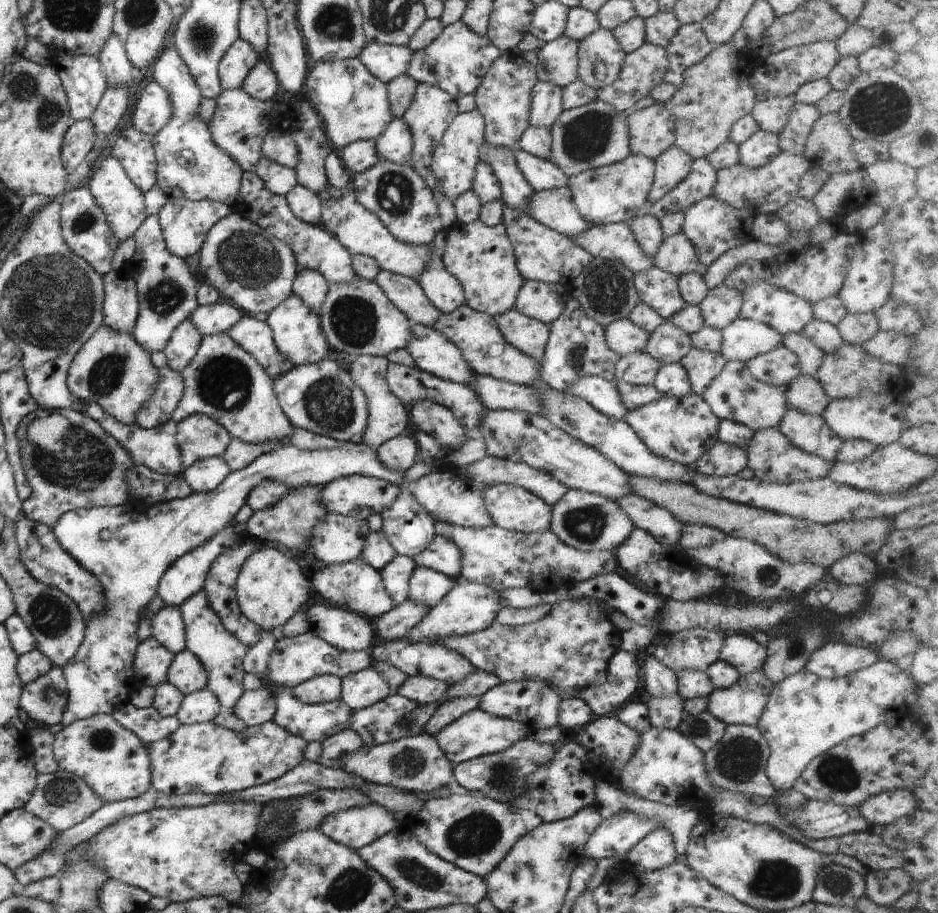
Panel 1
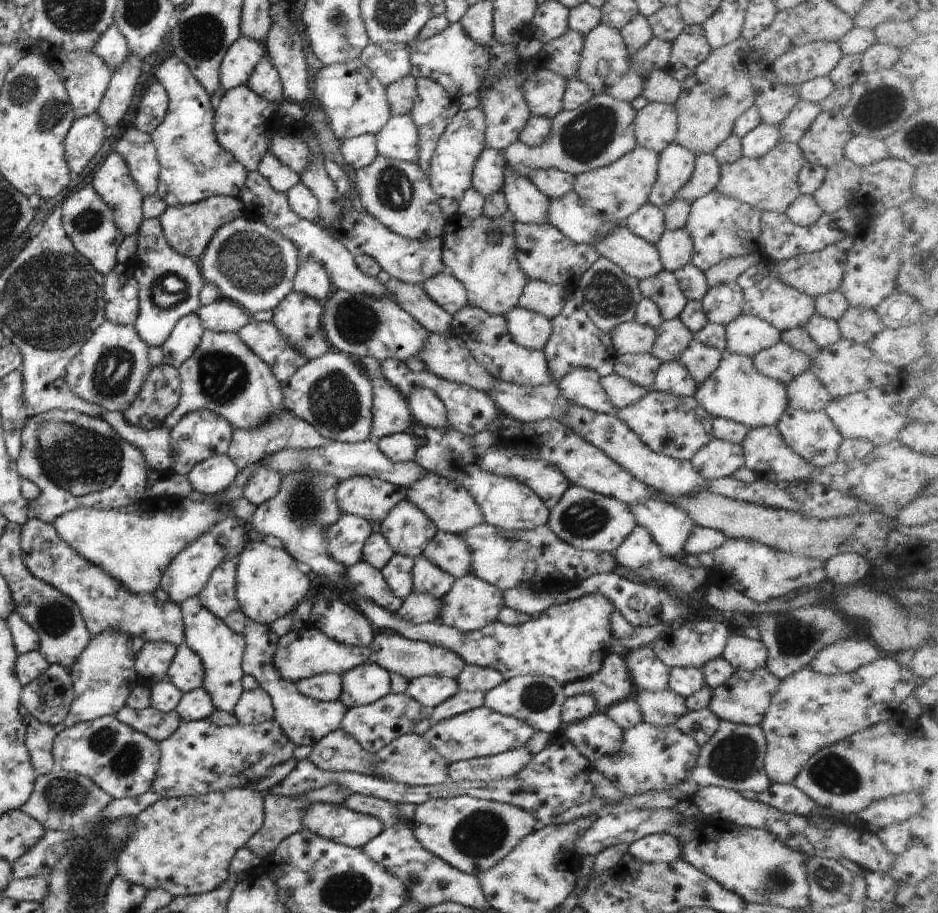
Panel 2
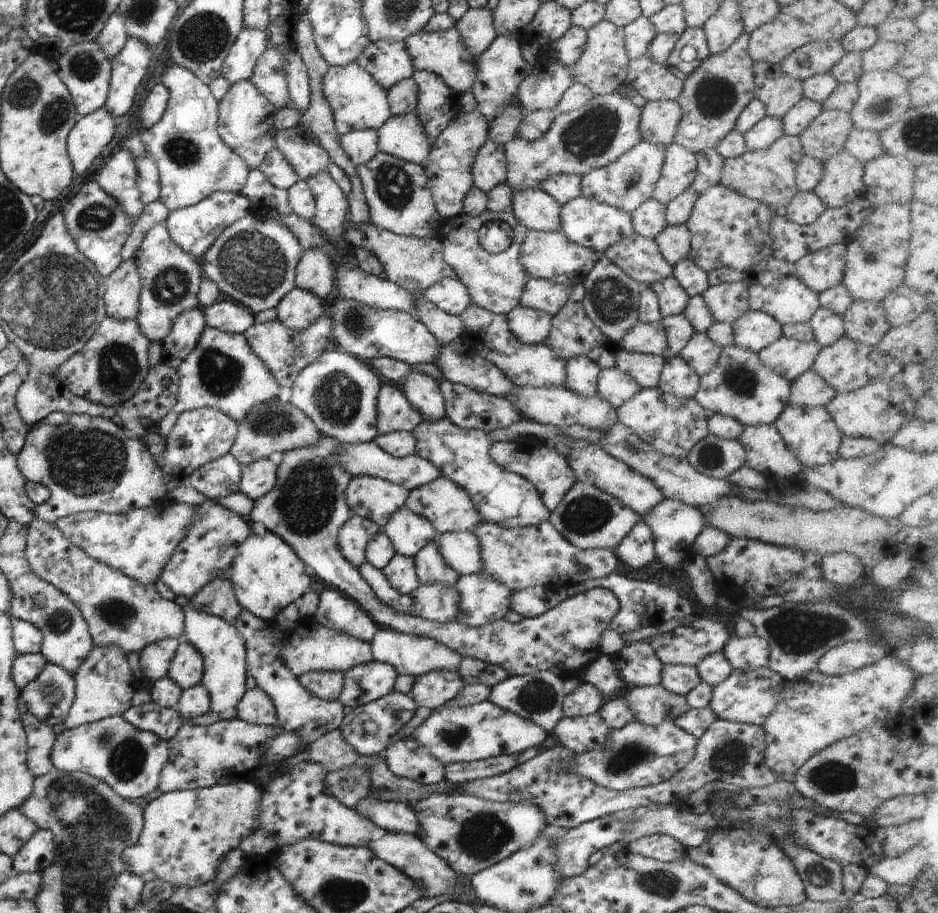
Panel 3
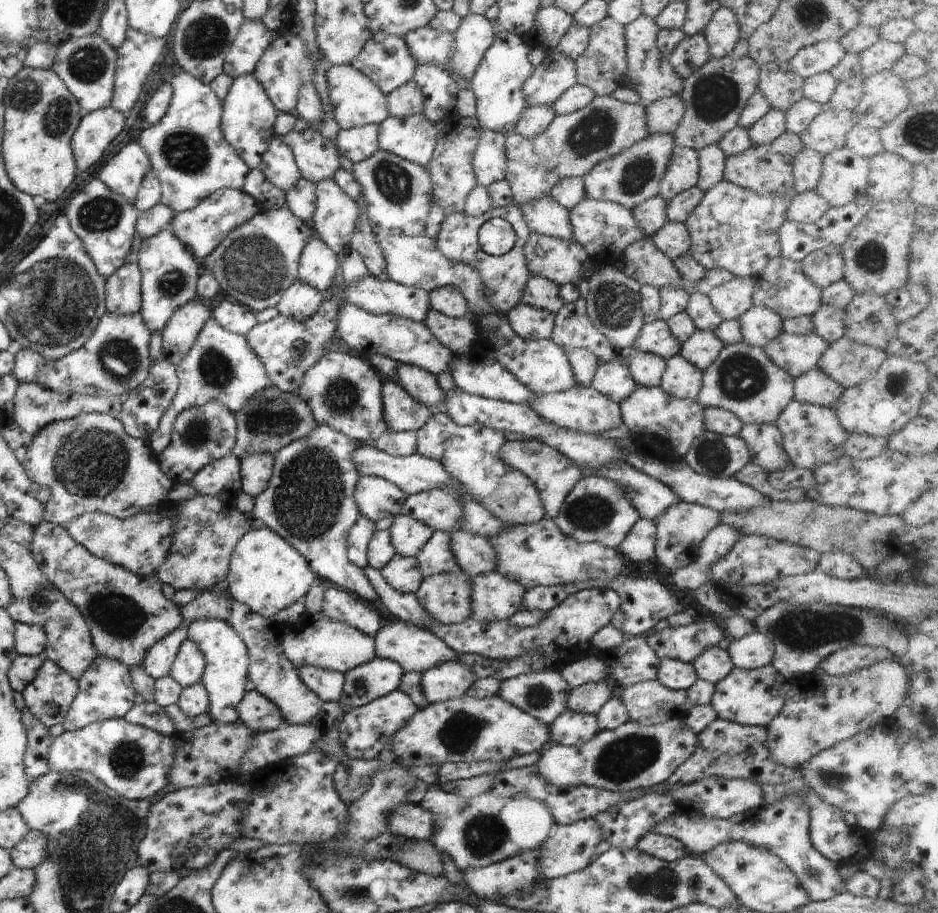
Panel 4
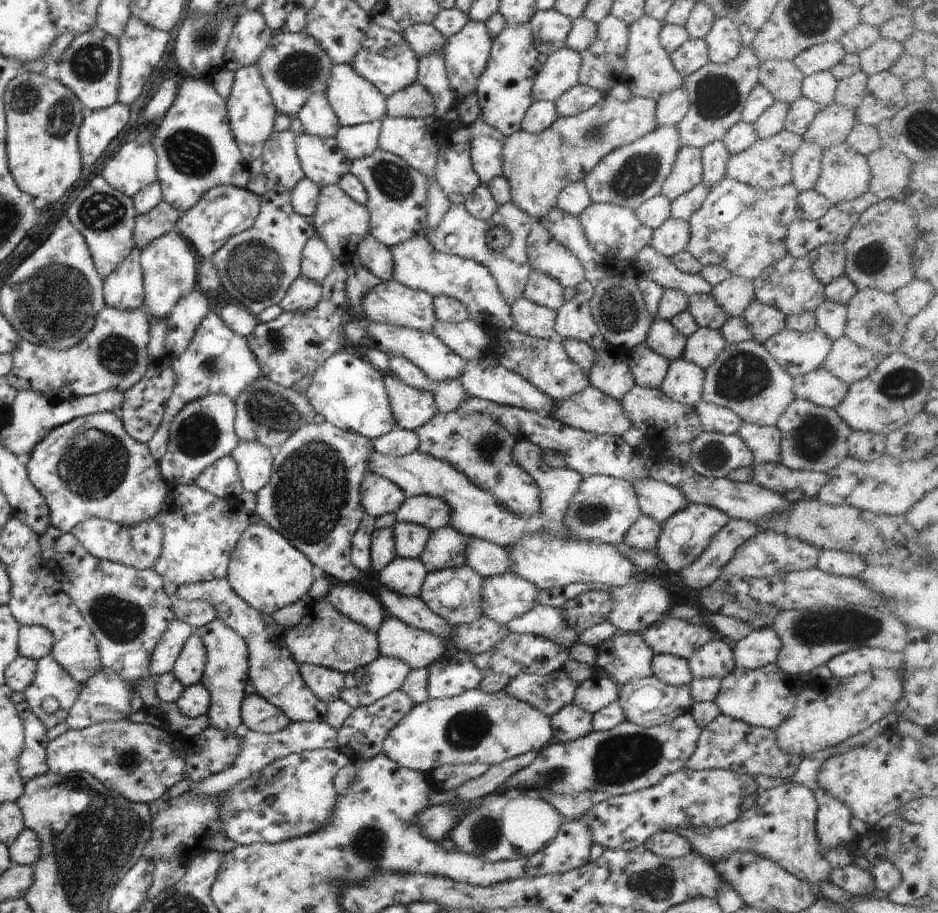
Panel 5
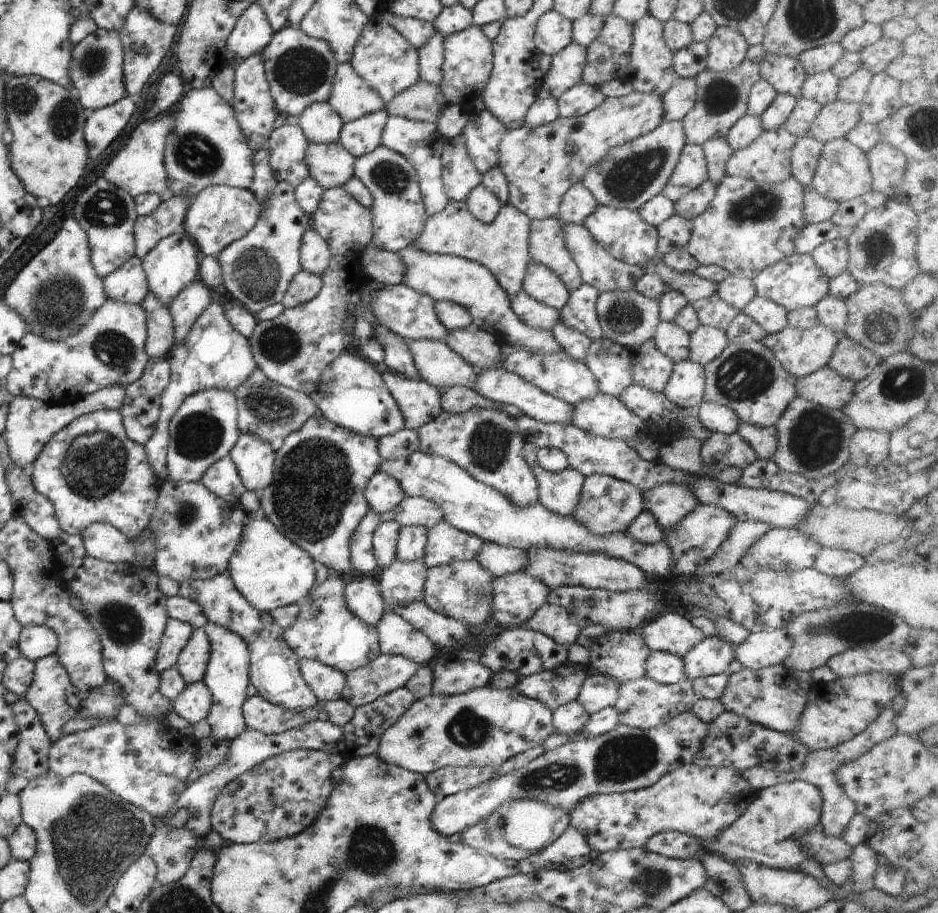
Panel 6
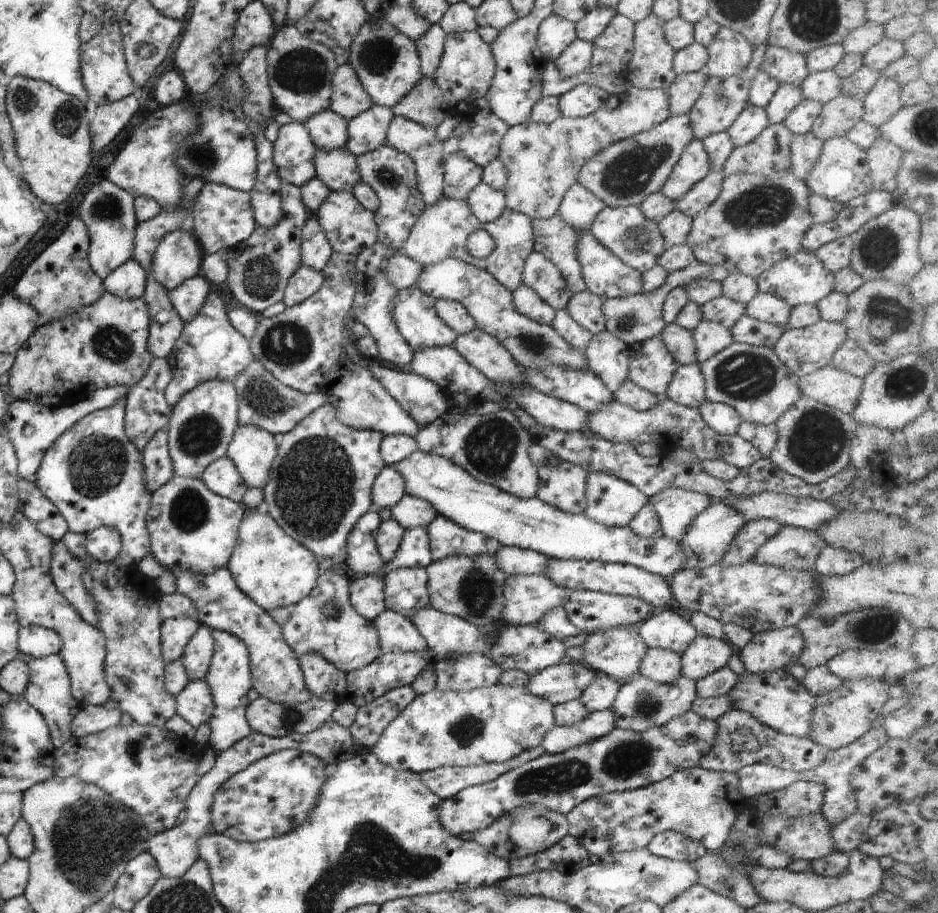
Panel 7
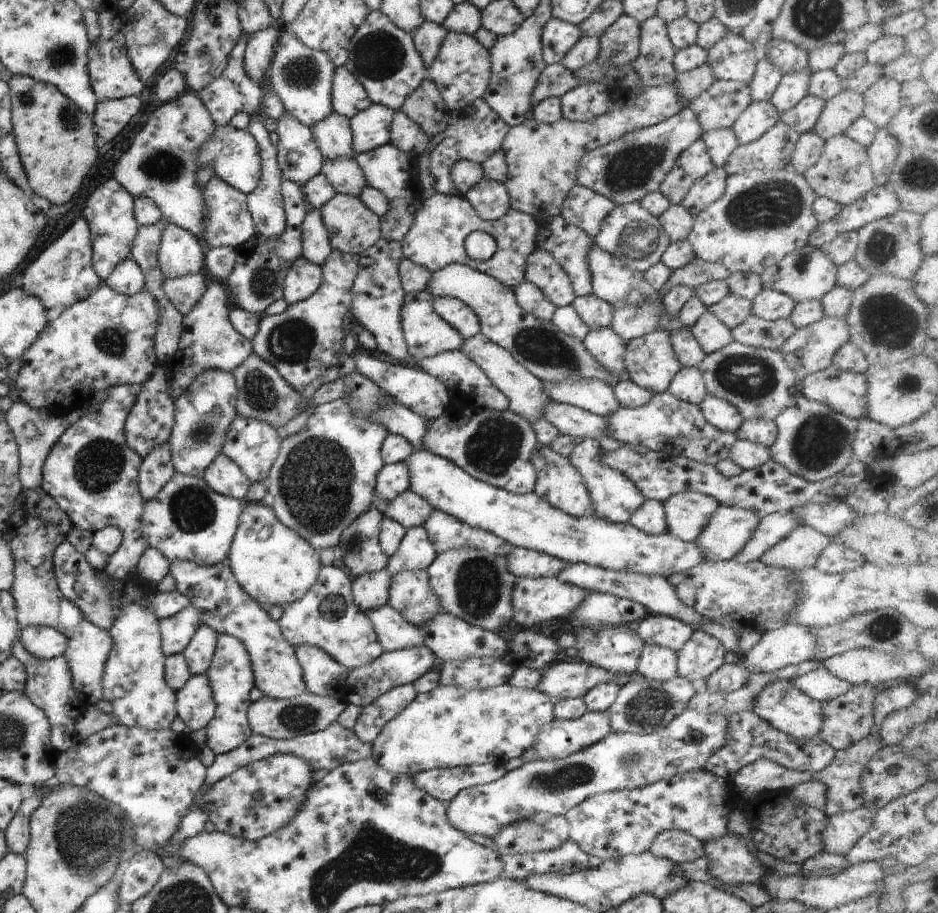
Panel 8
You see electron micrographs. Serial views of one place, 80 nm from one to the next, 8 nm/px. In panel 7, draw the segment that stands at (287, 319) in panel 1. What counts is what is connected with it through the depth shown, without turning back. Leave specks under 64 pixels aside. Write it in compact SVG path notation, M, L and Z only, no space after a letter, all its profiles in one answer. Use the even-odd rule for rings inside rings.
M300 265L300 267L287 279L282 302L286 307L307 300L312 294L315 294L321 283L322 272L310 269L309 267Z

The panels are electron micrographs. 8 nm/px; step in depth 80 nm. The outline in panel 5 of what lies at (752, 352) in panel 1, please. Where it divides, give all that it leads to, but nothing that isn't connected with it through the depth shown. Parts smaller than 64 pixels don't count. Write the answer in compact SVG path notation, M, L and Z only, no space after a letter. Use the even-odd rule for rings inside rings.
M753 299L742 314L743 320L750 328L751 340L763 344L770 336L781 332L785 326L786 316L778 308L761 304Z

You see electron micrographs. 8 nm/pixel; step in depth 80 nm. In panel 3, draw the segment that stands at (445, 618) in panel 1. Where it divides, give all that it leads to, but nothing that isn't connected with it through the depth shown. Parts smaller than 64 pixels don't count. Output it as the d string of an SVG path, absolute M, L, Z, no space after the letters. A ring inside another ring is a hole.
M483 572L461 575L454 587L459 597L455 621L463 626L480 627L509 611L511 591Z

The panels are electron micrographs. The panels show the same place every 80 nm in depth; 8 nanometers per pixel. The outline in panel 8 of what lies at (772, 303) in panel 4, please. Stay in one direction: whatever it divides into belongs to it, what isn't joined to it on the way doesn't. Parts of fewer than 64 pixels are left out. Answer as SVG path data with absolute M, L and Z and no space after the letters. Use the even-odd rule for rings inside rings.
M805 245L786 254L770 267L764 268L758 277L762 289L777 291L789 296L795 303L818 301L836 286L835 279L838 267L835 266L820 249Z

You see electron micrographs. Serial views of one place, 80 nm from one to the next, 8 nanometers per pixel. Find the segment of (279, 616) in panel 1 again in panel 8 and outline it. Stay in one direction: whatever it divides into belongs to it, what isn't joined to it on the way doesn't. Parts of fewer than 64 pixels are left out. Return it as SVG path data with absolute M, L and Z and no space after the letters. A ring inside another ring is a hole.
M243 502L236 531L231 541L226 560L227 566L236 583L260 605L267 604L282 607L299 600L315 582L320 567L318 551L296 532L281 524L269 507L257 503Z

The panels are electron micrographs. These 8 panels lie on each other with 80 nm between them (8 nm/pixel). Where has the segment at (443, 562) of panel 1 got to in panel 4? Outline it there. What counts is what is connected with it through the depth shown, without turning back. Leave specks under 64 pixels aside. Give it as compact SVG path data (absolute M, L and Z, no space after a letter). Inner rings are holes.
M457 529L450 532L450 553L461 572L470 576L494 570L495 553L487 539Z

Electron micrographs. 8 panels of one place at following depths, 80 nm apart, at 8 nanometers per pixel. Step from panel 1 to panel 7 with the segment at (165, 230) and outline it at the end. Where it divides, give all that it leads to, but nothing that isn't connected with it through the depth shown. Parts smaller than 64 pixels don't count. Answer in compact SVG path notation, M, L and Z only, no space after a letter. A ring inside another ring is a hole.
M205 183L190 206L188 227L193 238L201 244L207 255L232 247L246 239L256 227L248 192L220 184Z

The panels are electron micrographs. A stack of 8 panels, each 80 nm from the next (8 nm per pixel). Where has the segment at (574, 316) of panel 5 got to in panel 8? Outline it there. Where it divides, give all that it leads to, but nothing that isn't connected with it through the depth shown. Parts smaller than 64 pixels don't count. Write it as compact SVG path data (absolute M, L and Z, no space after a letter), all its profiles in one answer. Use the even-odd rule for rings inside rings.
M589 294L575 297L570 305L589 330L594 331L609 326L612 306L607 301Z

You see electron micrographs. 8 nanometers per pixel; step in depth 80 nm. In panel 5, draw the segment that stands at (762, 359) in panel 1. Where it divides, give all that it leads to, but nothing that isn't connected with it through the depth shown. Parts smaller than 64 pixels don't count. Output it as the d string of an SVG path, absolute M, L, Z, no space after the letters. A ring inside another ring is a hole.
M784 328L762 345L787 374L798 377L821 367L831 343L817 328L802 333Z

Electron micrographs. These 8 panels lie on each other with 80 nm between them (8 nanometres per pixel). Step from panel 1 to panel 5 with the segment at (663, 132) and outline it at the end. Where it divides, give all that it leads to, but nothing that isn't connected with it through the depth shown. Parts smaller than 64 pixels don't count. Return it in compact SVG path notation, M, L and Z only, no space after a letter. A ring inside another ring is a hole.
M678 87L670 93L661 95L655 101L654 123L657 127L675 126L688 109L688 96L684 87Z

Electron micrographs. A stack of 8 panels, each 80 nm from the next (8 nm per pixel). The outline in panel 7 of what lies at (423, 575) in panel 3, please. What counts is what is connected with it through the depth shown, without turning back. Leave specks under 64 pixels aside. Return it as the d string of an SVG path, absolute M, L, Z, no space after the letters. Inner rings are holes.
M439 514L426 526L426 531L432 562L457 555L491 555L500 547L496 540L464 529Z

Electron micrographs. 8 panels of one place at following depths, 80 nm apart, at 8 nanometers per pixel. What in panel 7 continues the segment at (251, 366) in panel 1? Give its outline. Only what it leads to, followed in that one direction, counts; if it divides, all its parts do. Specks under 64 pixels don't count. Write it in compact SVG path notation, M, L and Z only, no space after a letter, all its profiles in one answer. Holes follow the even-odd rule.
M209 293L199 312L189 322L183 325L179 338L175 340L173 348L165 357L165 360L170 366L171 373L171 380L169 380L167 386L164 388L165 402L172 408L186 392L189 392L192 388L205 381L217 379L232 384L234 378L237 378L237 375L254 360L248 341L231 326L219 296ZM158 430L141 450L144 487L150 494L163 486L174 474L168 455L167 437Z

